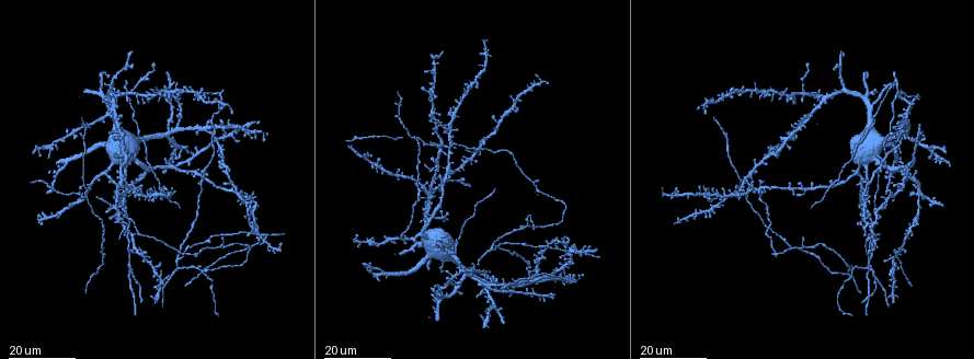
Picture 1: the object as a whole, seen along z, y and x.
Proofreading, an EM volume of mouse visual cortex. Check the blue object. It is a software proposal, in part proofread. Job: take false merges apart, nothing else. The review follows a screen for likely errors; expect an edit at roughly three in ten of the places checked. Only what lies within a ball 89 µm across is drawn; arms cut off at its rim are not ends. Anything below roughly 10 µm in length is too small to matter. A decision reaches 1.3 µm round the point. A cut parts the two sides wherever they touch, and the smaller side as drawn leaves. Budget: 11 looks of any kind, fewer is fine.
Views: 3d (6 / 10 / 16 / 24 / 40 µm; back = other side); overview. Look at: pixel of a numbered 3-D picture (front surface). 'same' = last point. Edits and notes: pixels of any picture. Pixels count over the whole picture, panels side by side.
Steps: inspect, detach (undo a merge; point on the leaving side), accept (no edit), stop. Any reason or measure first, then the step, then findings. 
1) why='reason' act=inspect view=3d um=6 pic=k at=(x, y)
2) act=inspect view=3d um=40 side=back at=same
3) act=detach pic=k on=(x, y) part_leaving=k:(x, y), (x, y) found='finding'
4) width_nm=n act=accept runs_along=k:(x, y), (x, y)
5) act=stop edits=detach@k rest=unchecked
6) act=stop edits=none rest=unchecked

why='three-way junction' act=inspect view=3d um=24 pic=1 at=(492, 246)

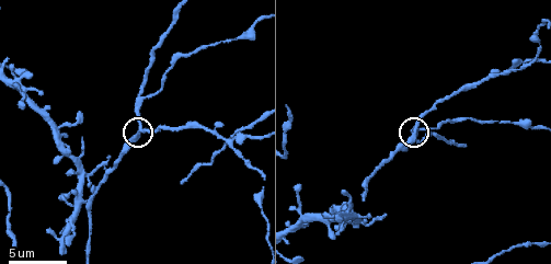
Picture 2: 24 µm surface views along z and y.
act=inspect view=3d um=6 pic=2 at=(139, 130)

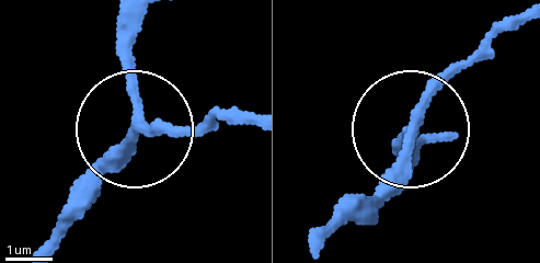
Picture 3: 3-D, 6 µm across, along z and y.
width_nm=220 act=accept runs_along=3:(149, 14), (126, 61), (138, 133), (71, 199) found='all the same neuron'

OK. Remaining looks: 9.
act=inspect view=3d um=16 pic=1 at=(130, 267)

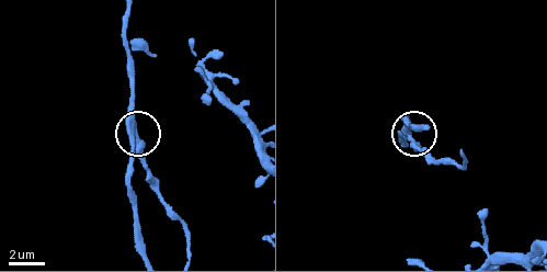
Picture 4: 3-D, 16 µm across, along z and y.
act=inspect view=3d um=10 pic=4 at=(130, 129)

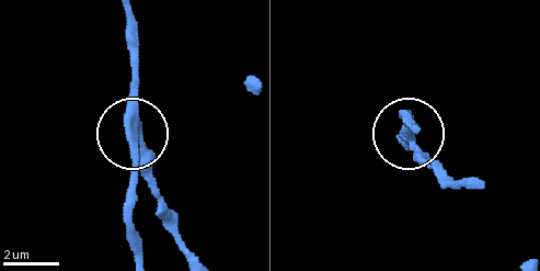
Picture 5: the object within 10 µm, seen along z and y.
width_nm=320 act=detach pic=5 on=(417, 160) part_leaving=5:(412, 147), (445, 181), (468, 183) found='a second neuron is stuck on'

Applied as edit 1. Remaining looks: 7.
why='thin arm on a thick one' act=inspect view=3d um=16 pic=2 at=(229, 141)

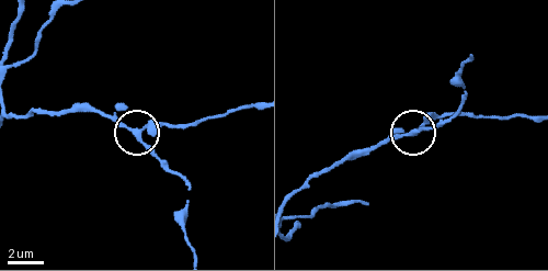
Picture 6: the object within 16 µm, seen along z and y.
why='other side' act=inspect view=3d um=16 side=back pic=6 at=(138, 135)

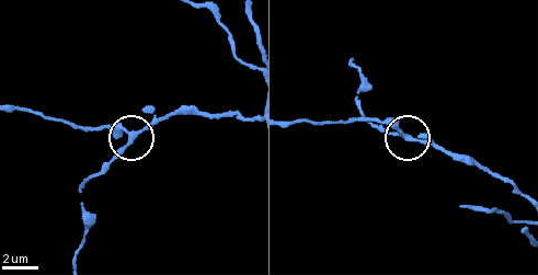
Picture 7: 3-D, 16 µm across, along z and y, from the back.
arms=3 act=accept runs_along=7:(249, 118), (160, 118), (134, 133), (104, 167) found='all the same neuron'

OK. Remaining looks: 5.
act=inspect view=overview

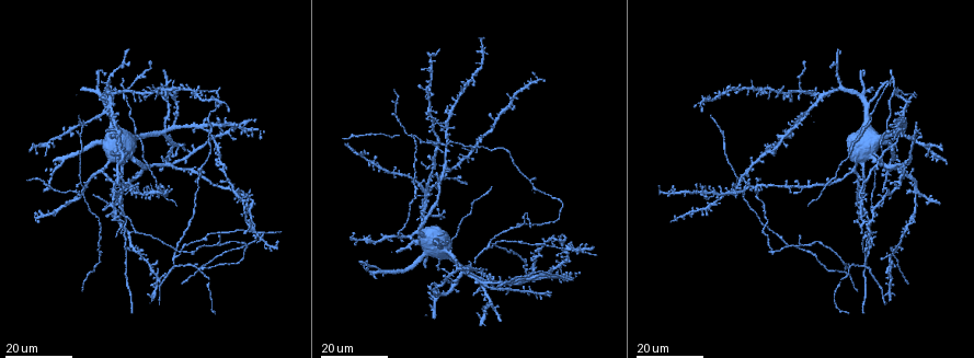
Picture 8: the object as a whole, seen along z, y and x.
act=inspect view=3d um=24 pic=8 at=(425, 144)

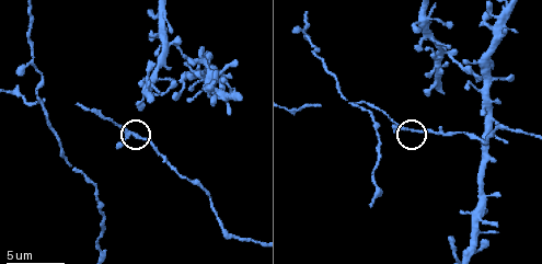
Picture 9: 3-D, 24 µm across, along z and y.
why='zoom in' act=inspect view=3d um=10 pic=9 at=(402, 128)

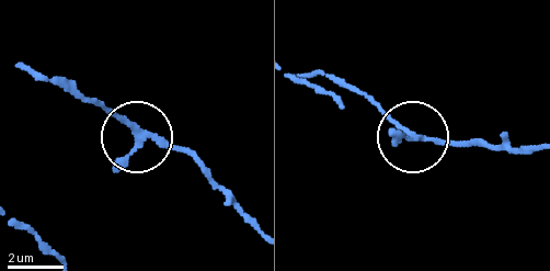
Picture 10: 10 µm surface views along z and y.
side_arm_um=30 act=accept runs_along=10:(533, 148), (427, 140), (399, 126), (373, 101) found='all the same neuron'

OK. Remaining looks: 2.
why='three arms meet' act=inspect view=3d um=10 pic=9 at=(30, 53)

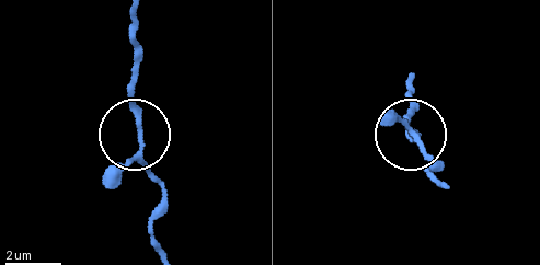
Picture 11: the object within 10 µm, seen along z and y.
act=accept found='one neuron here'

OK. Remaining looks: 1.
act=stop edits=detach@5 rest=unchecked

